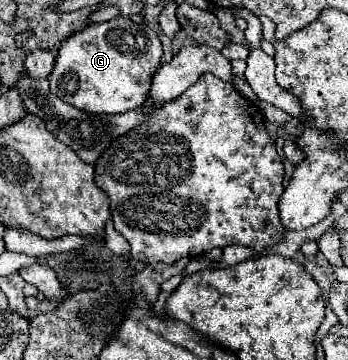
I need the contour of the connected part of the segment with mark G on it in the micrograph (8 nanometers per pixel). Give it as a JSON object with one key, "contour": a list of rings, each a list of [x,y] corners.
{"contour":[[[115,17],[105,23],[93,23],[81,31],[75,31],[59,43],[55,69],[49,75],[51,93],[87,113],[127,113],[131,109],[137,109],[145,101],[151,89],[153,75],[161,67],[161,57],[161,41],[157,33],[145,23],[133,23],[127,17]]]}

